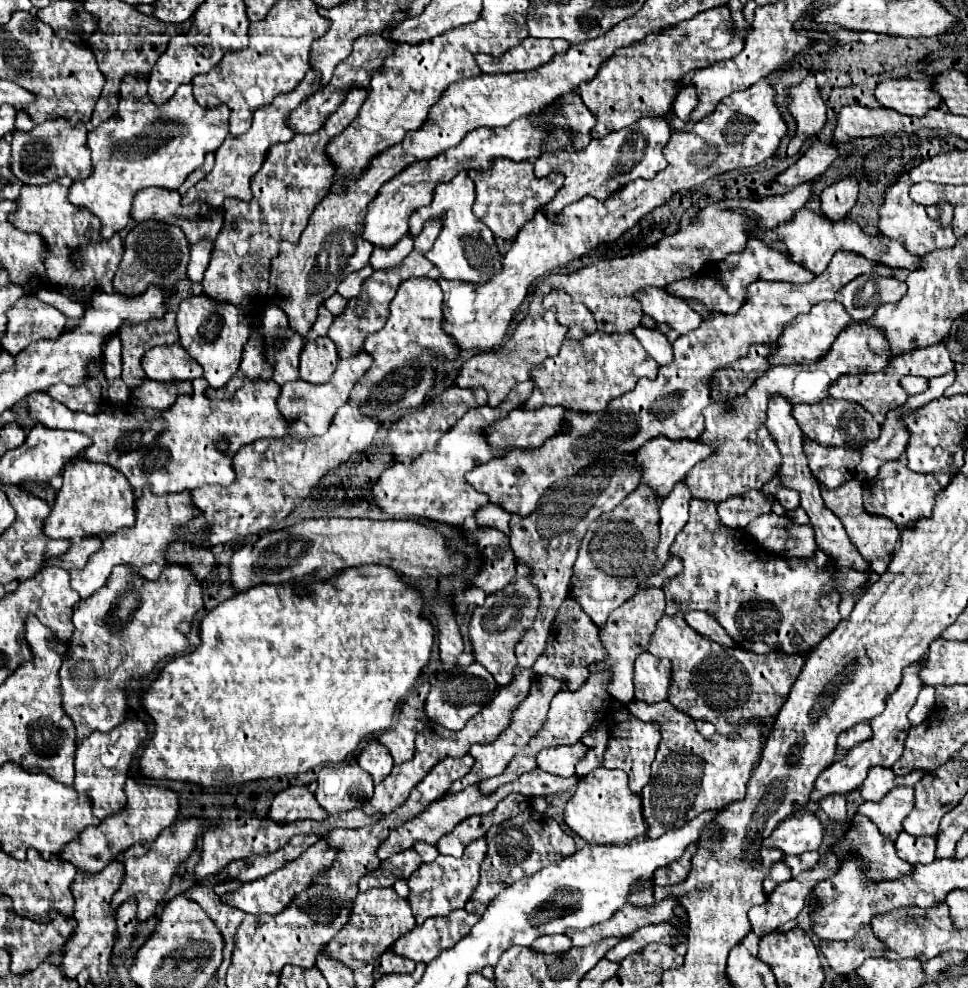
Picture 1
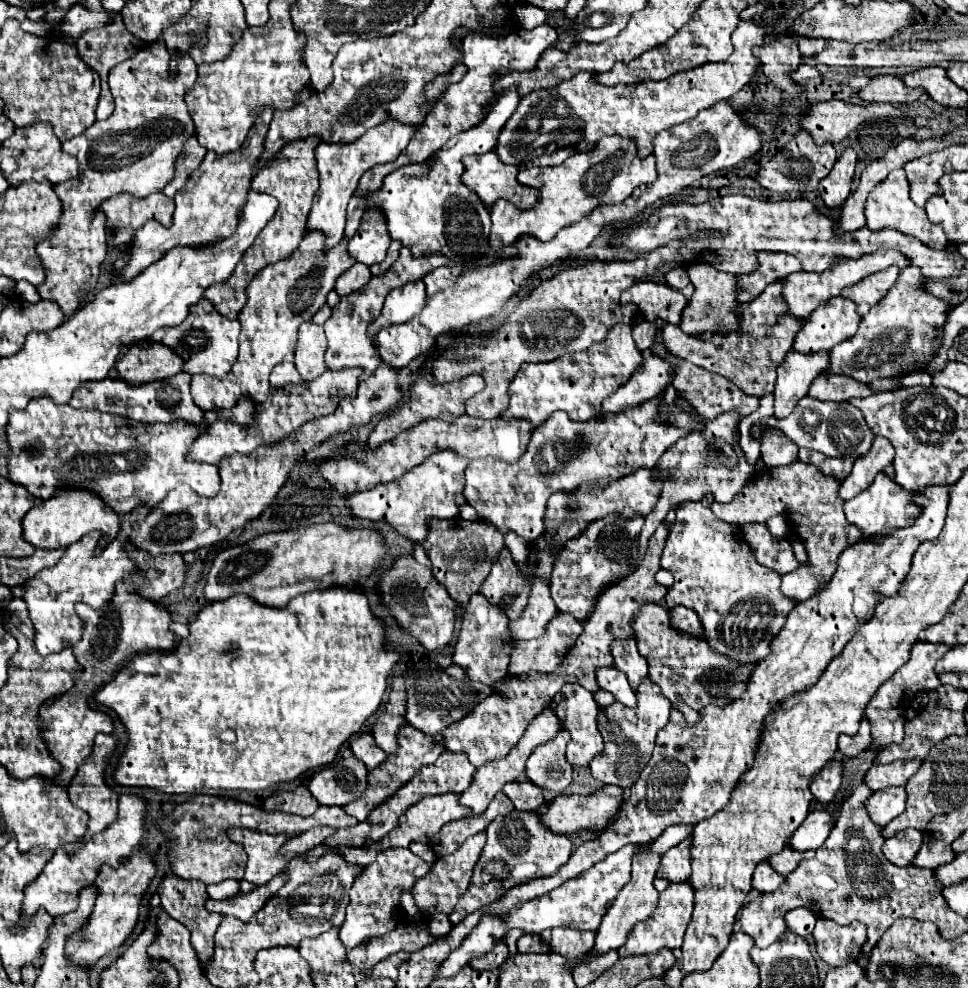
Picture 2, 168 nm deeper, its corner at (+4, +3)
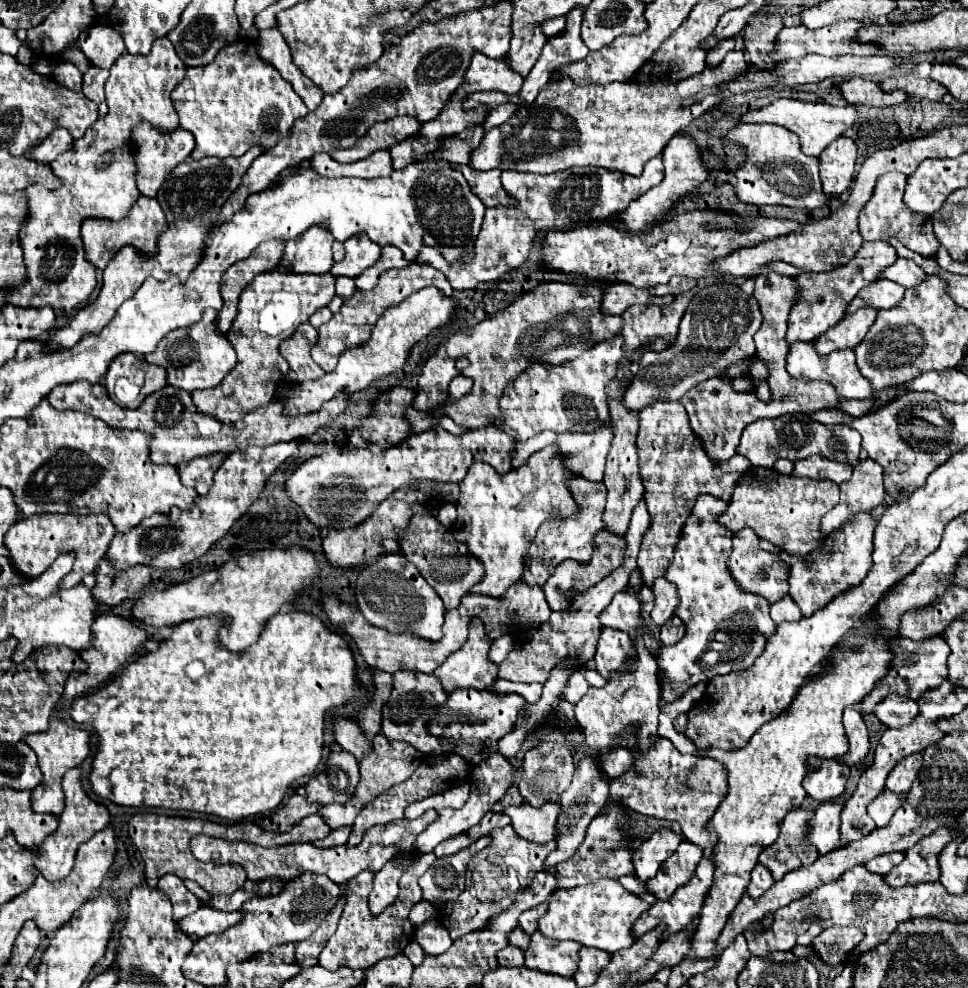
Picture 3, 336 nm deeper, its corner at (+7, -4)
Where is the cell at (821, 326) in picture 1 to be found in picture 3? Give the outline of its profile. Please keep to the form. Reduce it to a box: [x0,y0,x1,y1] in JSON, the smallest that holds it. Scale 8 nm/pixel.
[815,307,877,355]

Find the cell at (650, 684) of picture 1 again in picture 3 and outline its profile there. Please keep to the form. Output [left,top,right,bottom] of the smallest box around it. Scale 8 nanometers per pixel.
[595,627,633,679]

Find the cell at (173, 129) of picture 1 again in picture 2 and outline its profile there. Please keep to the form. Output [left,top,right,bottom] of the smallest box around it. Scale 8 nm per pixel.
[36,40,197,316]

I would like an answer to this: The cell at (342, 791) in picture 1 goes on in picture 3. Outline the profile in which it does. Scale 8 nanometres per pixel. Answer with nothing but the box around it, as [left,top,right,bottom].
[305,751,359,803]

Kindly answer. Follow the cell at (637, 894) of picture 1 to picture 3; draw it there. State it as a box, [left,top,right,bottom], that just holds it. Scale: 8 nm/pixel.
[633,827,685,885]

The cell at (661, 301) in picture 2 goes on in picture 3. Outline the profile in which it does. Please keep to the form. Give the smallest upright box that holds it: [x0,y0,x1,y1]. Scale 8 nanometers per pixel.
[601,283,673,315]

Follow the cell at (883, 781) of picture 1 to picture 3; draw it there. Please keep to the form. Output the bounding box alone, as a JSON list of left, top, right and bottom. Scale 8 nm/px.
[885,753,923,793]

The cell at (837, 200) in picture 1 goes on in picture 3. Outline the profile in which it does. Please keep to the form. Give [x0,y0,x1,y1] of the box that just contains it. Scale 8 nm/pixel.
[819,137,857,197]

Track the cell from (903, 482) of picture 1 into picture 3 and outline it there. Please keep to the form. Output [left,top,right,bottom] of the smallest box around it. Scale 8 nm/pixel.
[781,513,875,617]

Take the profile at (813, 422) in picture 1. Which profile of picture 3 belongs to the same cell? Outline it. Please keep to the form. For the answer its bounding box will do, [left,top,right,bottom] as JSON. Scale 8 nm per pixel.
[737,413,861,469]

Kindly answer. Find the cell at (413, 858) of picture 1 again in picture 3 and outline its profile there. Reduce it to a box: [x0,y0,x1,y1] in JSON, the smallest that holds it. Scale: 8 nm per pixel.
[319,853,435,971]

